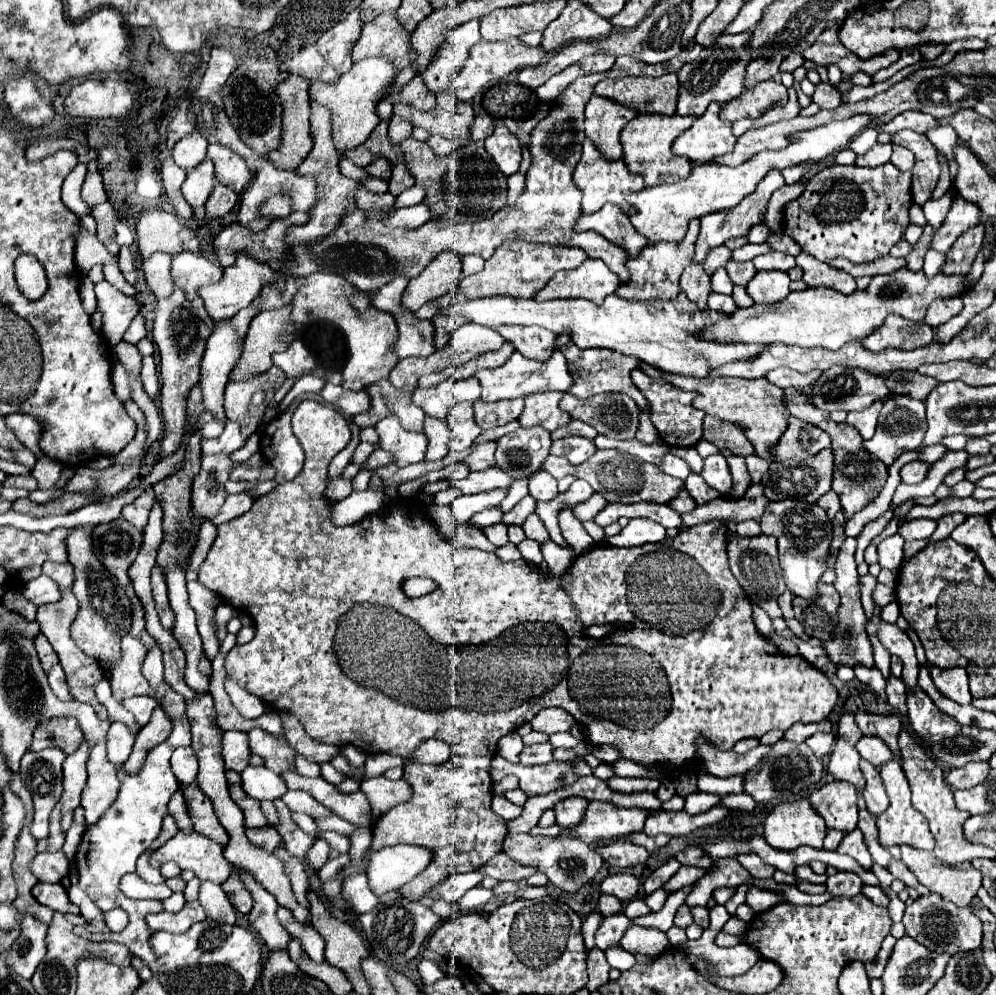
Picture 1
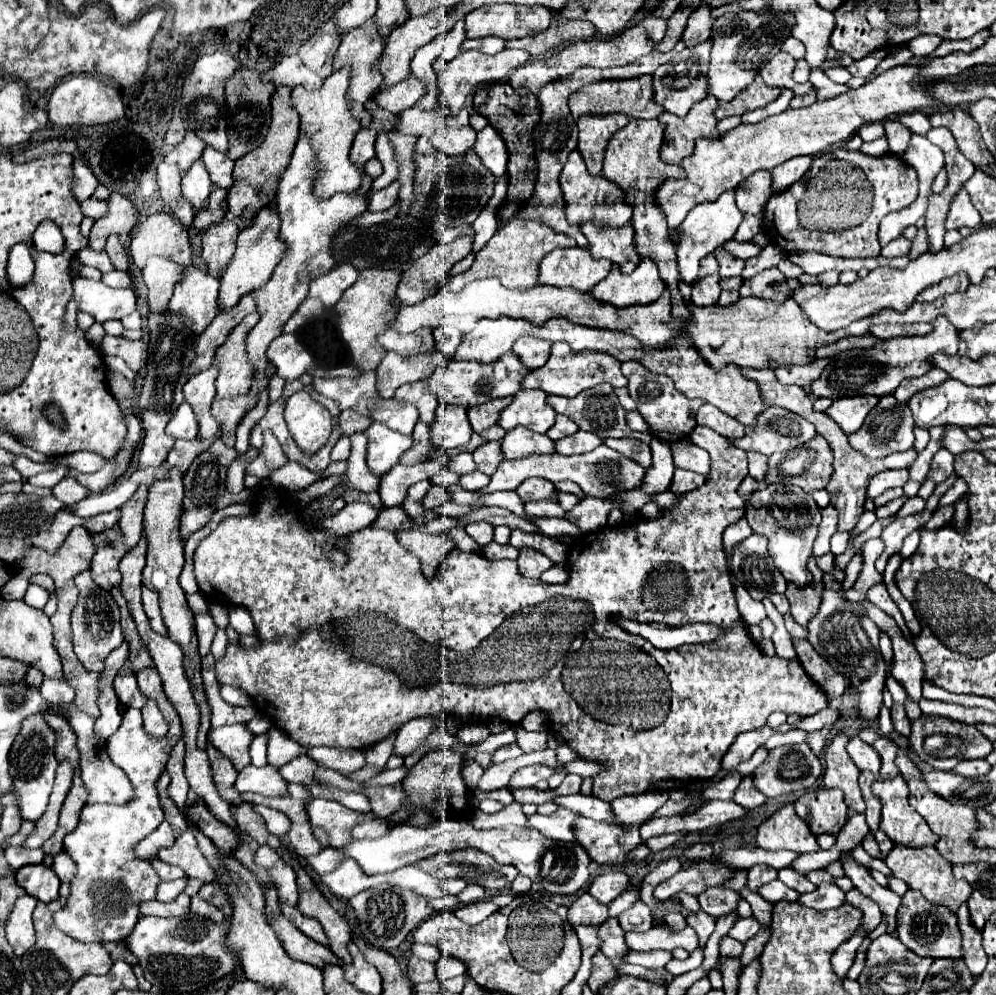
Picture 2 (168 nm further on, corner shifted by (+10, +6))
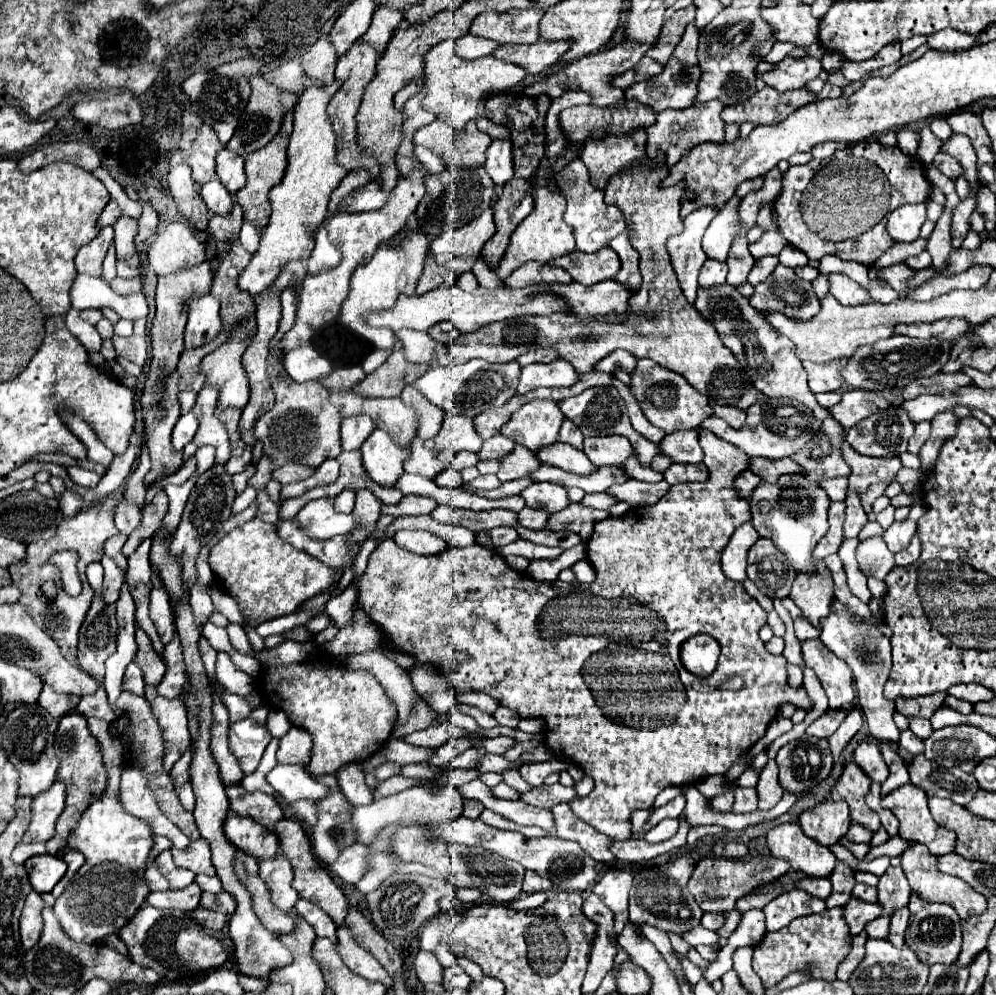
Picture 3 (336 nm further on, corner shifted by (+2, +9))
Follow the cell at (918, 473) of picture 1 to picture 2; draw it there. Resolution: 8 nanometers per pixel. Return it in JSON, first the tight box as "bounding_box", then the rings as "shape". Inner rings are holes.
{"bounding_box":[867,469,909,501],"shape":[[[901,469],[901,471],[881,471],[881,473],[877,473],[877,475],[871,479],[871,483],[869,483],[869,487],[867,487],[867,499],[871,501],[871,499],[879,497],[879,495],[881,495],[883,491],[887,491],[887,489],[903,487],[907,479],[909,479],[907,469]]]}

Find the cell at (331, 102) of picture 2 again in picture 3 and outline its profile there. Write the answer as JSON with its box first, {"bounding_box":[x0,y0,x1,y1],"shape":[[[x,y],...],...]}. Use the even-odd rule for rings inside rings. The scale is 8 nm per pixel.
{"bounding_box":[239,80,347,296],"shape":[[[335,80],[333,84],[323,88],[309,86],[299,96],[297,106],[293,108],[295,124],[287,146],[289,164],[281,184],[269,192],[271,218],[269,224],[259,230],[259,248],[253,254],[249,266],[239,276],[239,290],[249,292],[251,296],[267,290],[277,274],[283,270],[285,262],[309,258],[309,254],[313,252],[311,232],[327,218],[329,196],[347,176],[347,170],[337,162],[337,136],[327,116],[327,104],[341,88],[341,84],[341,80]]]}

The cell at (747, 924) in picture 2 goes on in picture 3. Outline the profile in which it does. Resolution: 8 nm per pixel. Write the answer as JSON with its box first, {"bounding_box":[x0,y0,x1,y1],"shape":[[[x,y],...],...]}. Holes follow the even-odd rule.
{"bounding_box":[763,890,825,932],"shape":[[[801,890],[785,892],[785,894],[777,896],[775,900],[771,900],[763,910],[767,932],[781,930],[793,918],[821,914],[823,910],[825,910],[825,900],[821,900],[821,898],[813,898]]]}

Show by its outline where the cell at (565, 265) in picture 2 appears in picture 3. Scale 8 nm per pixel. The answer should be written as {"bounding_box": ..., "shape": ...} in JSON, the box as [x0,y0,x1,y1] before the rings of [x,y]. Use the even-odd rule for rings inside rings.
{"bounding_box":[551,248,621,286],"shape":[[[601,248],[593,254],[573,250],[573,252],[553,260],[551,264],[567,270],[571,274],[571,278],[583,286],[593,286],[595,282],[613,278],[621,268],[619,258],[611,248]]]}

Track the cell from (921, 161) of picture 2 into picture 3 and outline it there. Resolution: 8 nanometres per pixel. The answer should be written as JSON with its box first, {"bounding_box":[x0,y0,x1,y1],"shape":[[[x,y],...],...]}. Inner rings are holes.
{"bounding_box":[933,152,963,178],"shape":[[[937,152],[937,154],[935,154],[933,166],[939,168],[939,170],[941,170],[945,176],[949,176],[949,178],[955,178],[955,176],[959,176],[959,174],[963,172],[961,166],[959,166],[959,162],[957,162],[953,156],[945,154],[945,152]]]}

